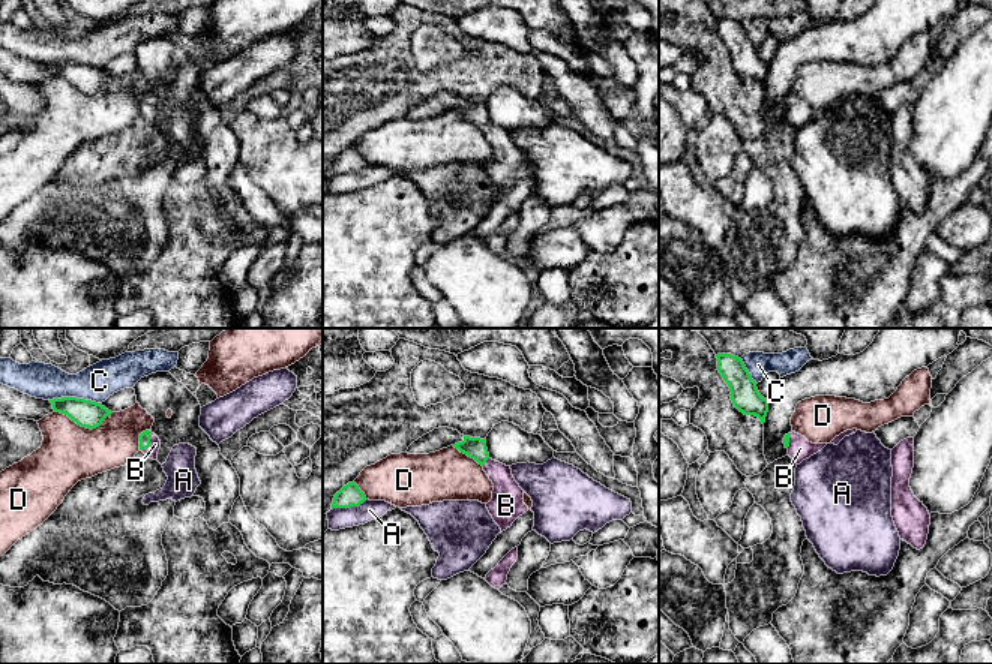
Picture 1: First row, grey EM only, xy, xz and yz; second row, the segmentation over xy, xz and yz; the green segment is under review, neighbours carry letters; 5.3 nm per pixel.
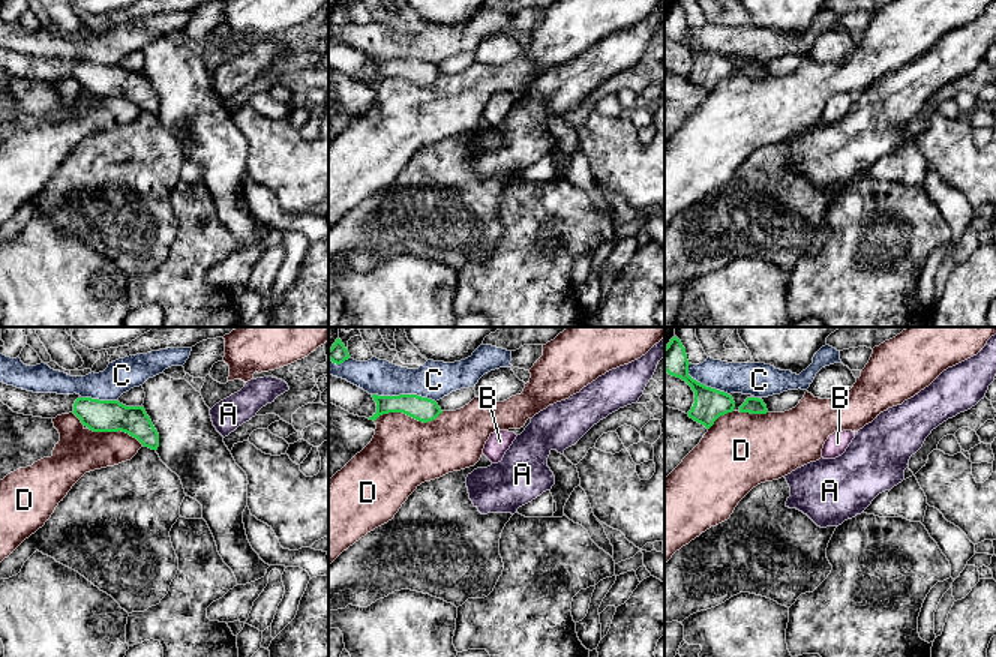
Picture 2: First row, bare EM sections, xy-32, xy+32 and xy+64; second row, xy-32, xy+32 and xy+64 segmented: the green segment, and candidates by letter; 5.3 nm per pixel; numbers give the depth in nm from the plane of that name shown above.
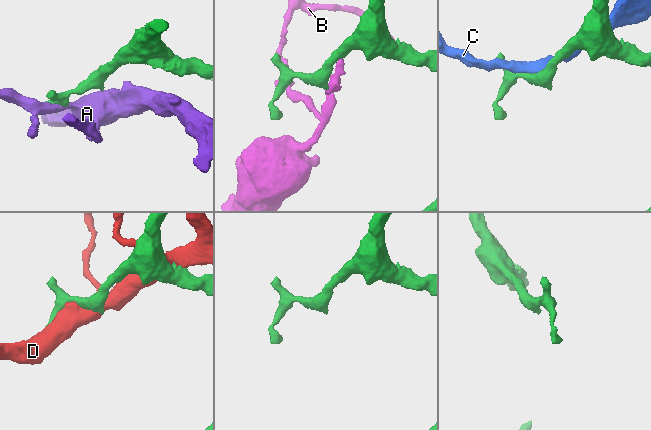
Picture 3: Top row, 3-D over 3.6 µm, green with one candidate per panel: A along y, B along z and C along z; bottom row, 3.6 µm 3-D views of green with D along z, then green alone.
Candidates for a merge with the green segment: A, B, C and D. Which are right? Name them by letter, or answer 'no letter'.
B

